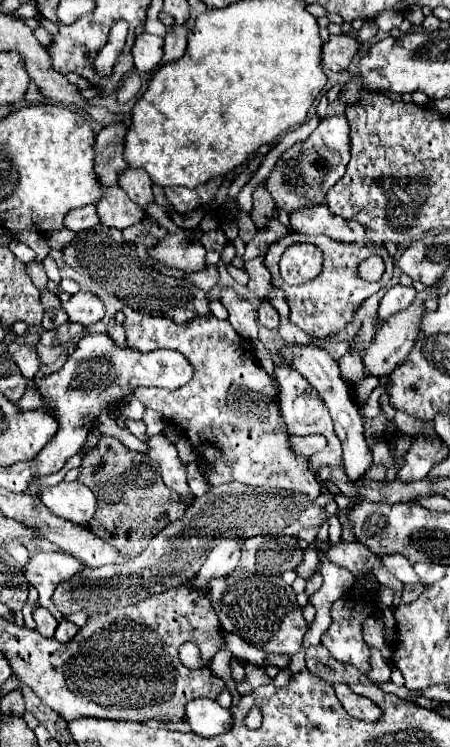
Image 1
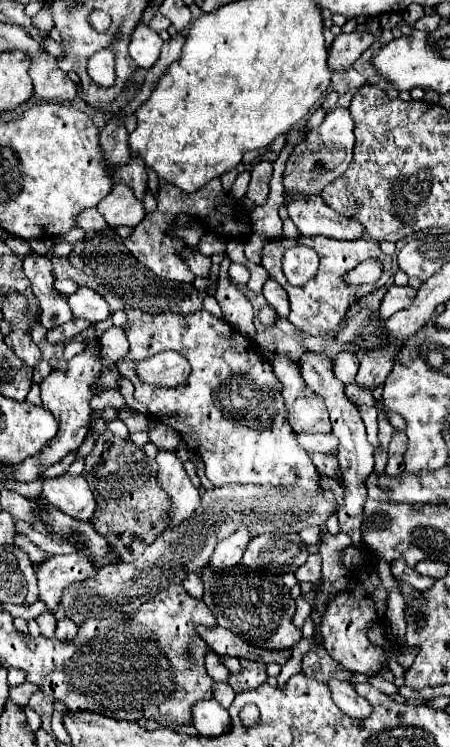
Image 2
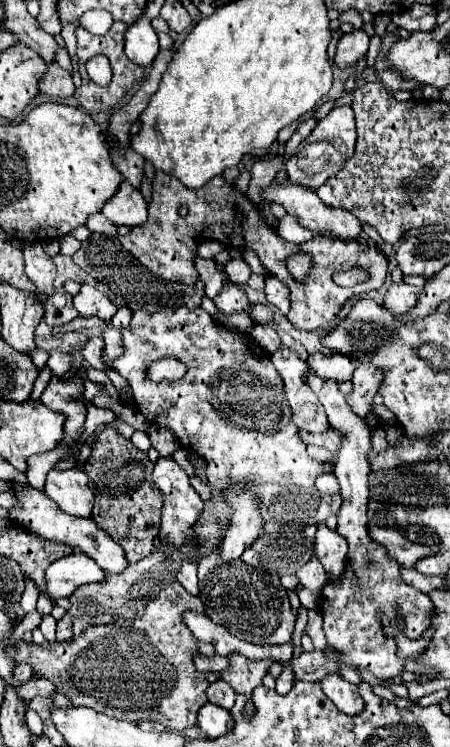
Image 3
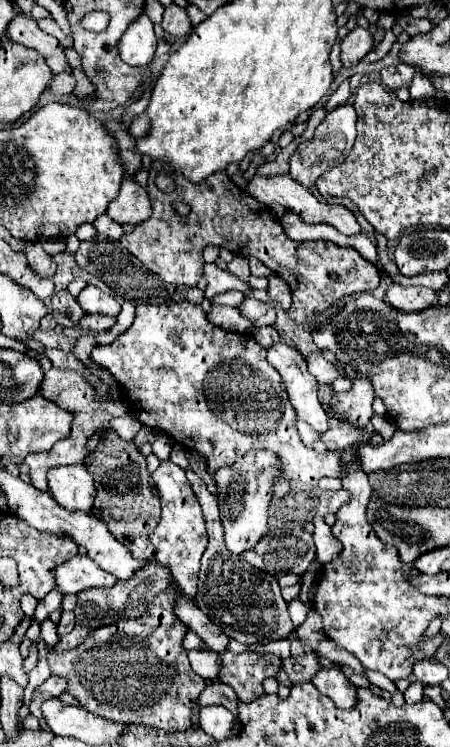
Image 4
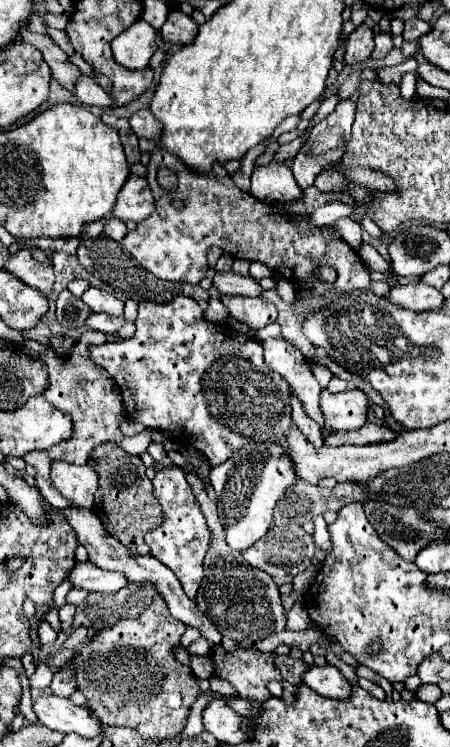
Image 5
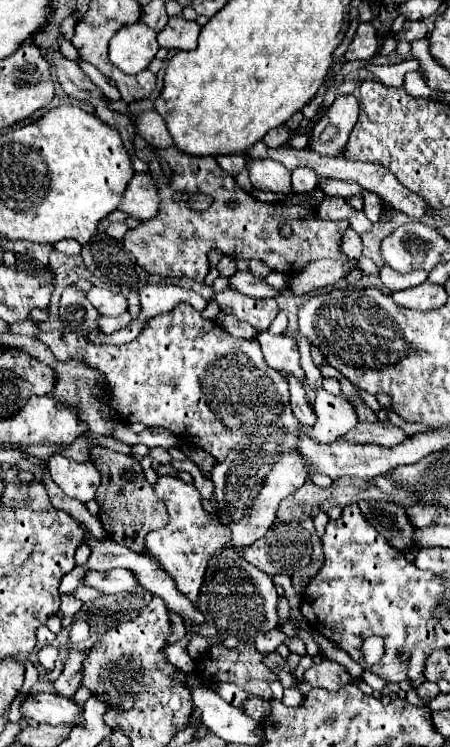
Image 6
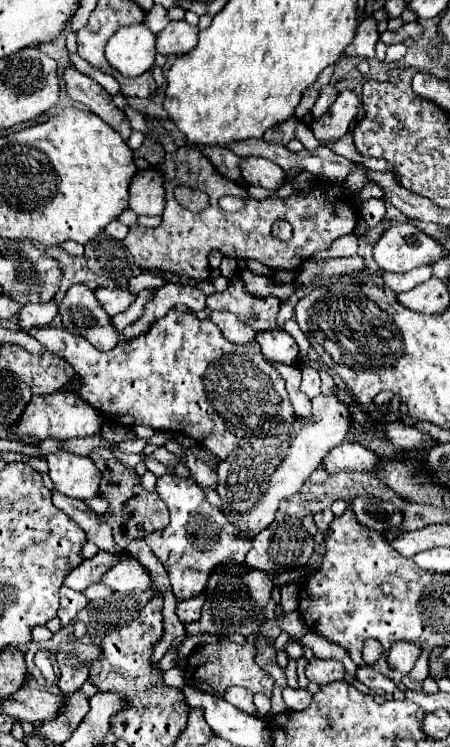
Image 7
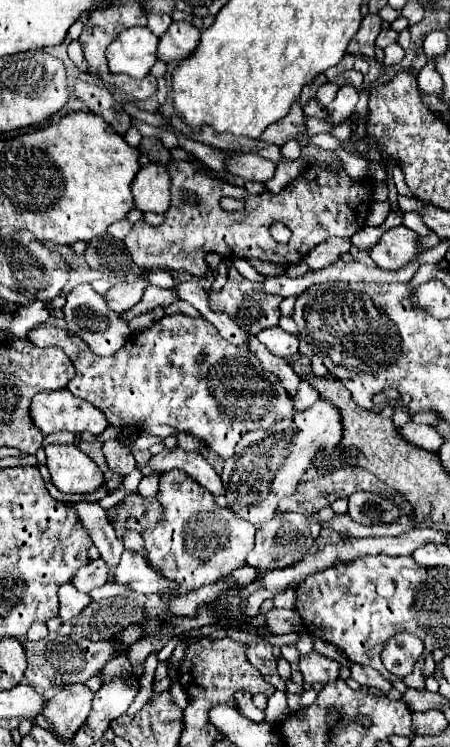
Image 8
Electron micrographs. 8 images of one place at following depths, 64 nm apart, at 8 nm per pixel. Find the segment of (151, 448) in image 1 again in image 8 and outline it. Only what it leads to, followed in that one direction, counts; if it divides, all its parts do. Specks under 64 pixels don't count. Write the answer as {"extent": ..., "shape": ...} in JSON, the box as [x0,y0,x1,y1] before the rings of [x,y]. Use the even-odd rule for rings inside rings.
{"extent":[142,470,256,596],"shape":[[[170,470],[160,474],[160,490],[156,498],[164,506],[166,520],[156,524],[156,528],[144,530],[142,538],[148,560],[158,566],[168,580],[176,582],[178,596],[194,592],[204,584],[214,584],[246,564],[246,554],[254,548],[256,528],[246,520],[232,516],[228,508],[216,506],[214,496],[186,472]]]}

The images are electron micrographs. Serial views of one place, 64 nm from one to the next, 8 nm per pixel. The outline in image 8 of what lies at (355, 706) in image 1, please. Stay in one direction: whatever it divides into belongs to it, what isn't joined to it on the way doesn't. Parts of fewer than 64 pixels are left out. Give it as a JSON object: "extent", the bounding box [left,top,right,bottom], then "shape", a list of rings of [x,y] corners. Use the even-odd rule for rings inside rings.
{"extent":[300,652,342,684],"shape":[[[312,652],[308,656],[300,656],[300,672],[302,672],[304,680],[310,684],[314,684],[314,682],[328,684],[332,680],[338,680],[340,668],[342,666],[336,660],[324,658],[316,652]]]}

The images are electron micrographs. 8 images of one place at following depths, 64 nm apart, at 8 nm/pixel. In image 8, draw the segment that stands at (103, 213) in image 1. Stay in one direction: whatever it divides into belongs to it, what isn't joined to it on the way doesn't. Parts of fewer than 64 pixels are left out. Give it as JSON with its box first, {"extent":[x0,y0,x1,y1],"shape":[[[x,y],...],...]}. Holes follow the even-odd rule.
{"extent":[132,164,170,214],"shape":[[[164,164],[142,166],[132,182],[132,194],[136,210],[164,214],[168,210],[170,200],[168,172]]]}

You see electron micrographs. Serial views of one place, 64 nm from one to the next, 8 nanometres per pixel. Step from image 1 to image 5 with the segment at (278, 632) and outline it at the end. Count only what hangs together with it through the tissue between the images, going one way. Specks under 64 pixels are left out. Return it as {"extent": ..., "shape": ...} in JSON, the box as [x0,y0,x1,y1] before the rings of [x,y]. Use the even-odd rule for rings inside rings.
{"extent":[186,474,286,644],"shape":[[[186,474],[188,484],[194,490],[196,500],[202,506],[202,514],[208,522],[208,528],[212,530],[212,544],[204,558],[204,578],[198,588],[196,604],[198,608],[216,624],[224,638],[232,638],[236,642],[248,642],[256,644],[258,640],[286,630],[286,612],[282,608],[280,592],[272,576],[266,572],[260,572],[258,568],[252,568],[238,552],[232,552],[224,540],[224,530],[218,520],[216,502],[208,496],[204,482],[194,474]]]}

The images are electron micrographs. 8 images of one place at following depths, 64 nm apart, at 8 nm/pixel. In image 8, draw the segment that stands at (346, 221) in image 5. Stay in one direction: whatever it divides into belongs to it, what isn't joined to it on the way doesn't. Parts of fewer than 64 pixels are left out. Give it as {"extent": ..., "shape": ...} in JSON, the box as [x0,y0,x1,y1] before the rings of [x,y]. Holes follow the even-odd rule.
{"extent":[304,238,352,270],"shape":[[[332,238],[320,244],[316,250],[312,250],[304,260],[312,270],[320,270],[334,264],[344,252],[350,252],[350,248],[352,248],[350,238]]]}

